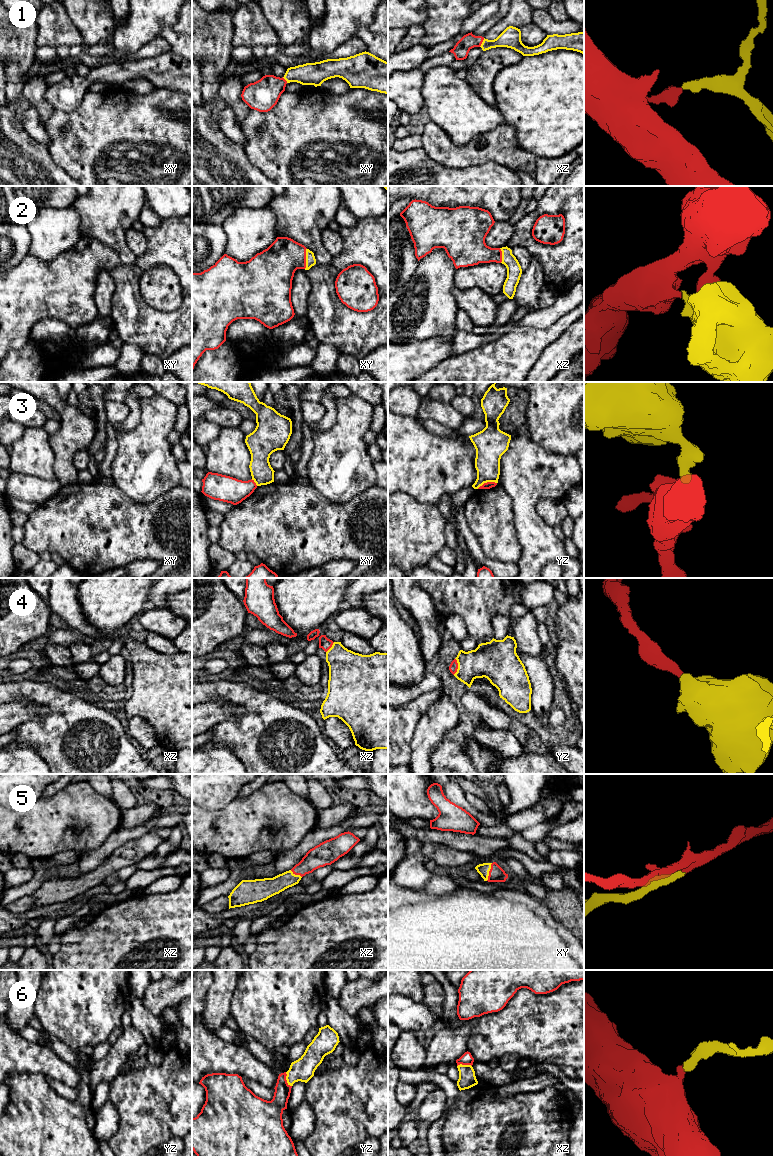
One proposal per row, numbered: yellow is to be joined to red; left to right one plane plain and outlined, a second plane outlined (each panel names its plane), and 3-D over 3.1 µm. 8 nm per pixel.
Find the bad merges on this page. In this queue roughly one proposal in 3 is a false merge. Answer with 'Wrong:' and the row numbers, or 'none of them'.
Wrong: 3

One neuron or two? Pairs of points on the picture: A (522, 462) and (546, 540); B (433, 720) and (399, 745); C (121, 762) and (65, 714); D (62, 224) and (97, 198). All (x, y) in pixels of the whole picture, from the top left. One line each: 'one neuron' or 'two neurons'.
A: one neuron
B: two neurons
C: one neuron
D: two neurons

